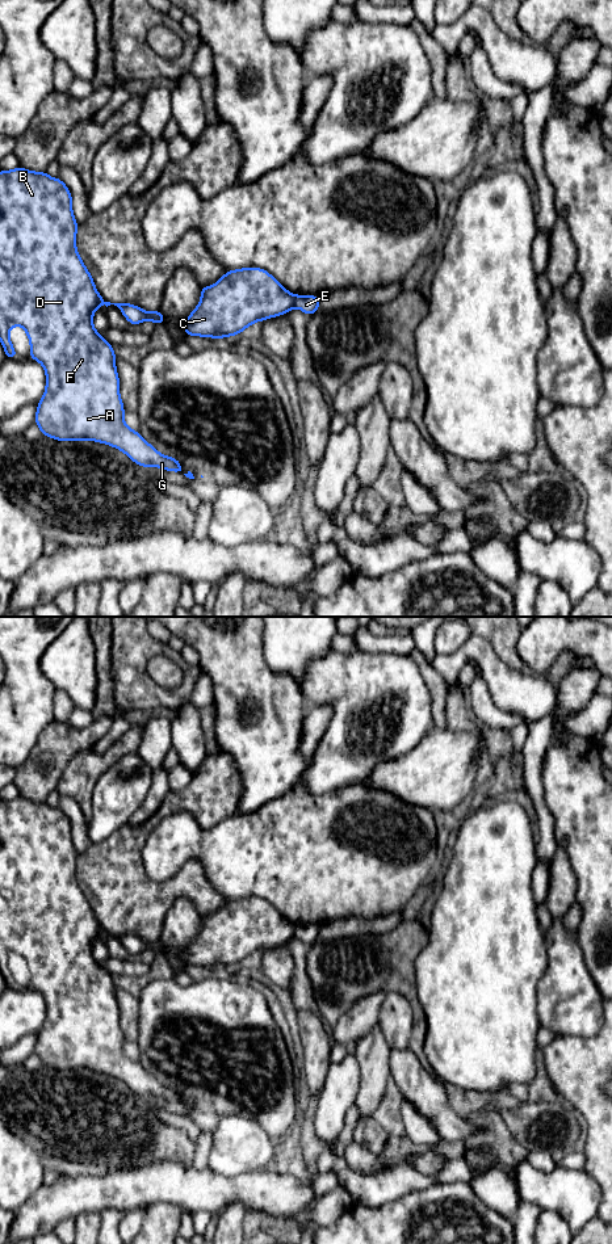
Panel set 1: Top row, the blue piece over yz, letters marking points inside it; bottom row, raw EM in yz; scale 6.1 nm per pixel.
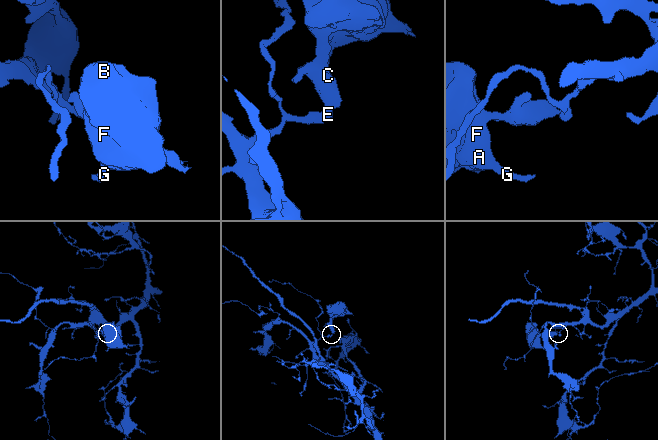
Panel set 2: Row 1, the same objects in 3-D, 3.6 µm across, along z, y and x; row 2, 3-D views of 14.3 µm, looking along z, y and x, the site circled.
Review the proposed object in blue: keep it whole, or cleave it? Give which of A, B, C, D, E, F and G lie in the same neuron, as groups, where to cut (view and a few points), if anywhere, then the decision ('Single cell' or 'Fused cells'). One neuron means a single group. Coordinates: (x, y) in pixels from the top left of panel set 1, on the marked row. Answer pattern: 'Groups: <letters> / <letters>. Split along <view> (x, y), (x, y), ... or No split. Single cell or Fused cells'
Groups: A B C D F G / E. Split along yz (296, 295), (293, 306). Fused cells

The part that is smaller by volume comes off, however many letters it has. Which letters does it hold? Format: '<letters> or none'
A, B, C, D, F, G

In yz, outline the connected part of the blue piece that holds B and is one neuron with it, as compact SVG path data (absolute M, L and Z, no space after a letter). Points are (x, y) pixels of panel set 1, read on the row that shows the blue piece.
M16 168L12 171L1 171L0 169L0 342L4 346L5 357L8 358L17 358L17 353L13 348L13 344L9 339L9 329L16 325L21 325L30 341L30 358L42 363L45 373L46 373L46 390L41 402L37 405L35 421L34 424L39 426L43 436L58 440L58 441L96 441L105 445L110 445L121 451L123 451L134 463L141 465L148 468L151 465L167 470L184 474L189 479L194 479L193 474L188 471L186 474L183 471L180 462L173 457L162 455L151 444L146 442L139 432L134 432L130 426L127 426L123 421L123 412L125 407L122 404L122 399L120 396L120 378L116 369L116 354L113 352L113 345L108 342L93 327L93 312L105 304L106 307L110 304L117 306L126 320L137 325L144 320L151 320L155 324L165 324L164 315L162 311L150 311L146 312L144 310L139 308L135 304L130 303L110 303L105 302L95 283L93 278L89 274L87 266L83 264L81 257L76 249L76 231L77 231L77 222L72 213L72 197L70 189L64 185L64 182L58 177L53 178L46 172L33 172L25 168Z

